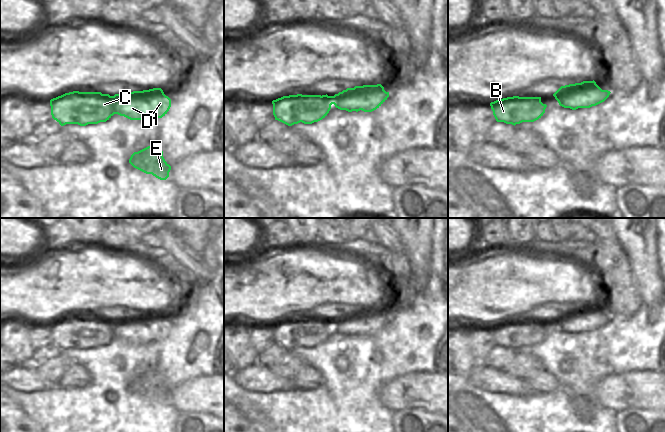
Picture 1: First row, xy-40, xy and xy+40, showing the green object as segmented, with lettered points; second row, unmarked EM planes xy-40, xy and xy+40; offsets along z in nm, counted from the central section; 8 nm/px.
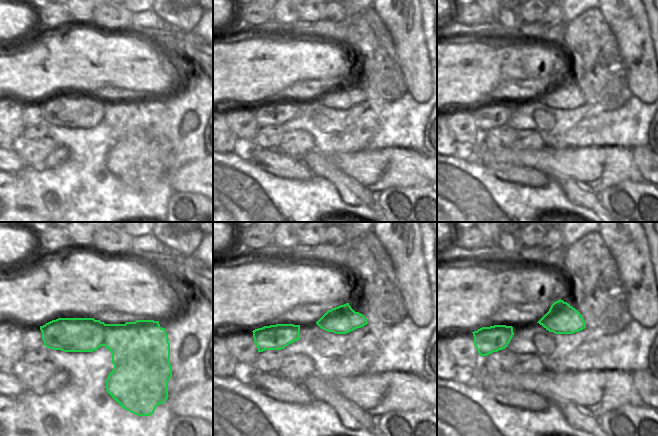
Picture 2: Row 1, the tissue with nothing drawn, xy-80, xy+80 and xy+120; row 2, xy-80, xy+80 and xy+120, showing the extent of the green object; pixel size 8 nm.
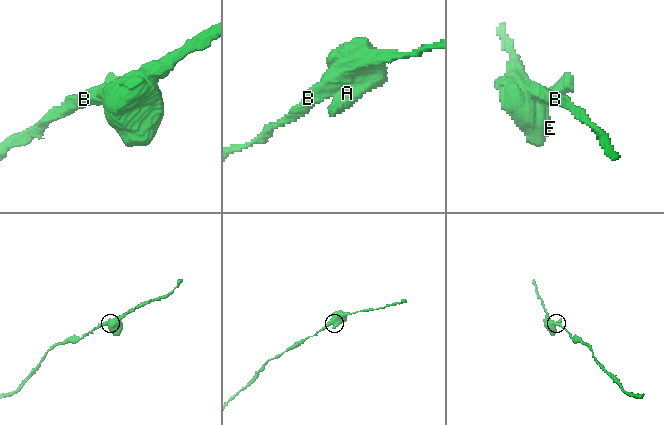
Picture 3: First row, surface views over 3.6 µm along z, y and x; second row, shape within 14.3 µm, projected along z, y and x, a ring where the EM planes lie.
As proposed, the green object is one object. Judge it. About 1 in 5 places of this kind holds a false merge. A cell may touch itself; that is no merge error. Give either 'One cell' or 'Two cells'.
One cell.

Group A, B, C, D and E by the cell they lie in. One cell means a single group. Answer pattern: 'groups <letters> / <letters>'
groups A B C D E

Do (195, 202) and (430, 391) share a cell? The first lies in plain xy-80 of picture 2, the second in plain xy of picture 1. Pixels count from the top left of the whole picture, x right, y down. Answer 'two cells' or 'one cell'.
two cells

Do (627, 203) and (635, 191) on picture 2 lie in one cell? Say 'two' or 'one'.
one

